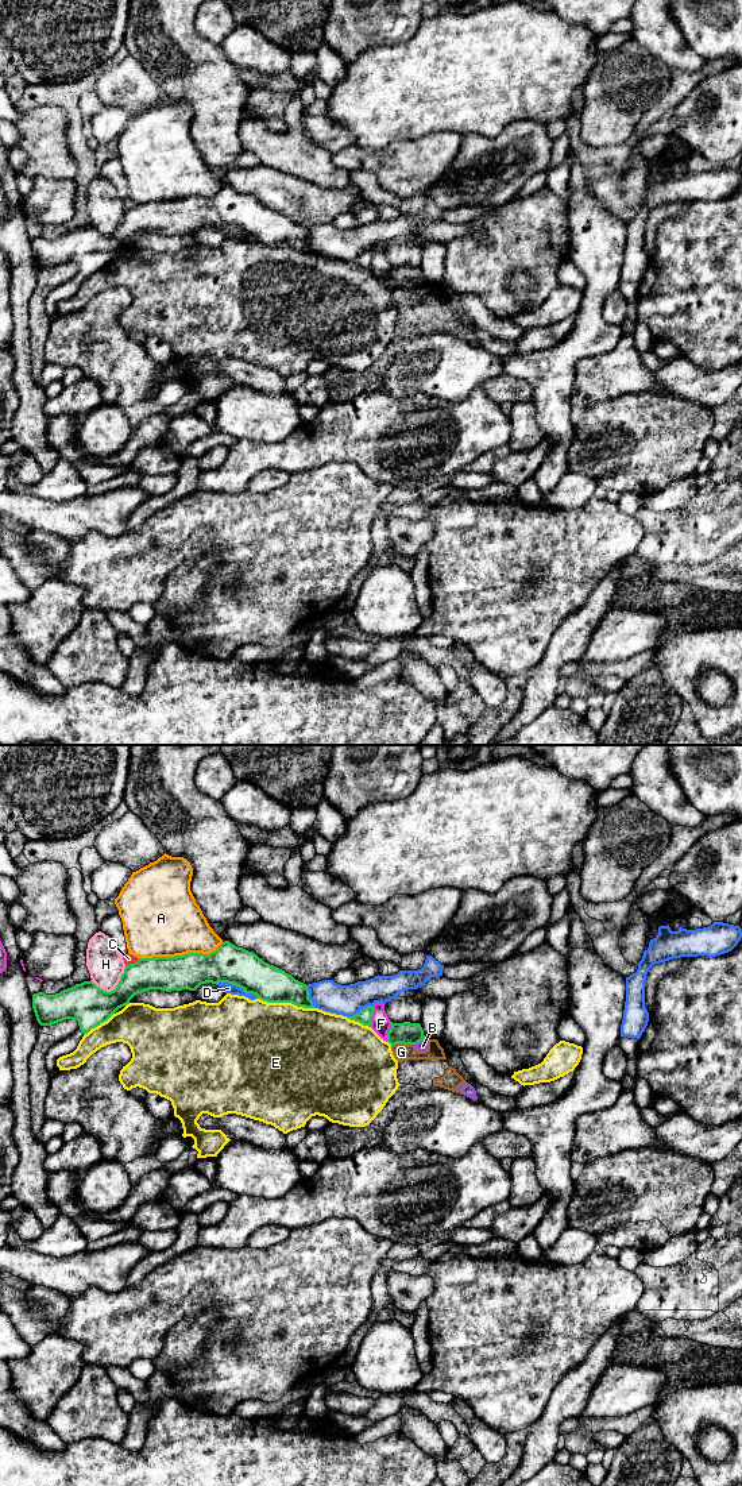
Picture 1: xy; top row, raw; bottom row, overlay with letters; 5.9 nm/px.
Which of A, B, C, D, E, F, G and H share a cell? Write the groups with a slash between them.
A / B G / C / D / E / F / H

